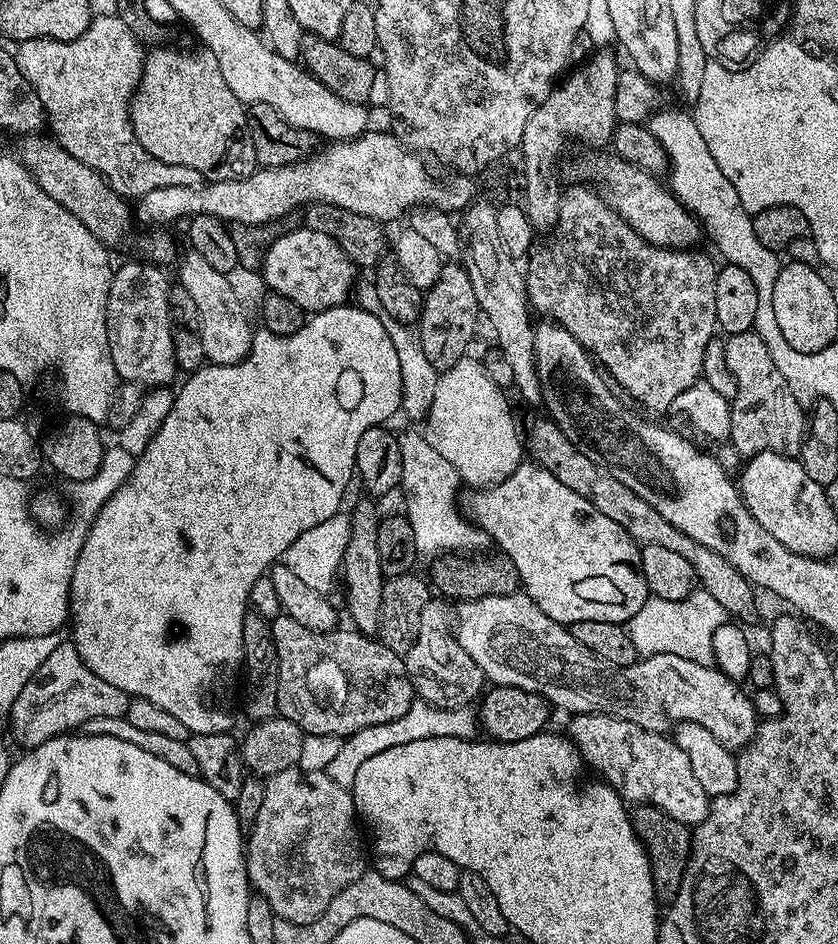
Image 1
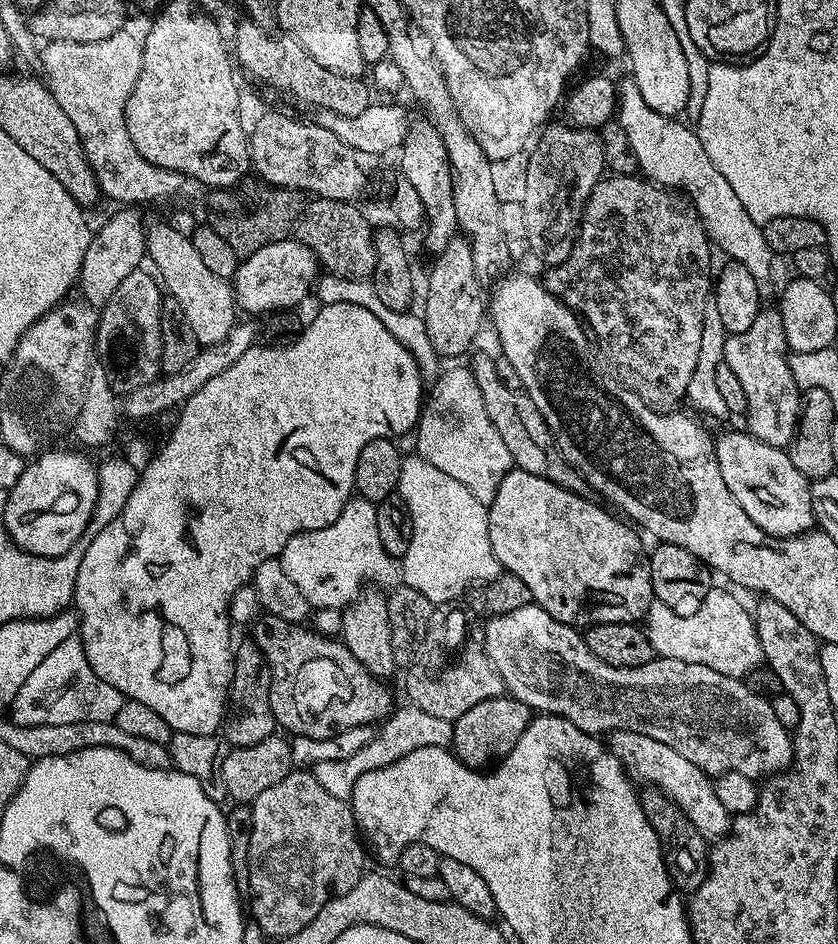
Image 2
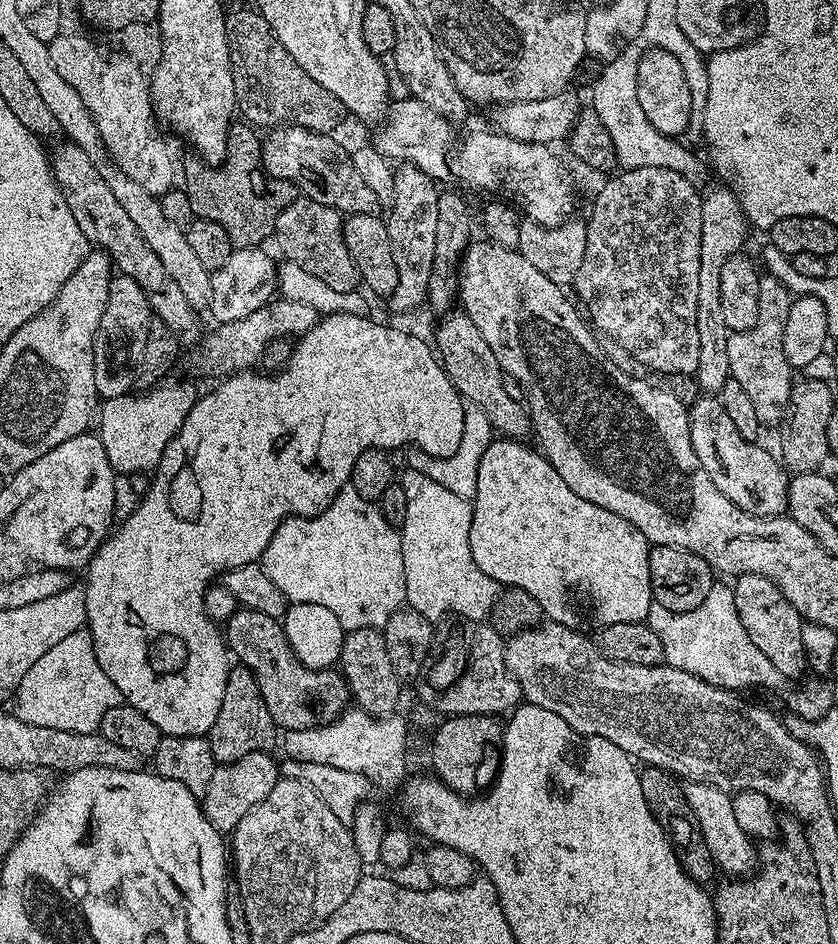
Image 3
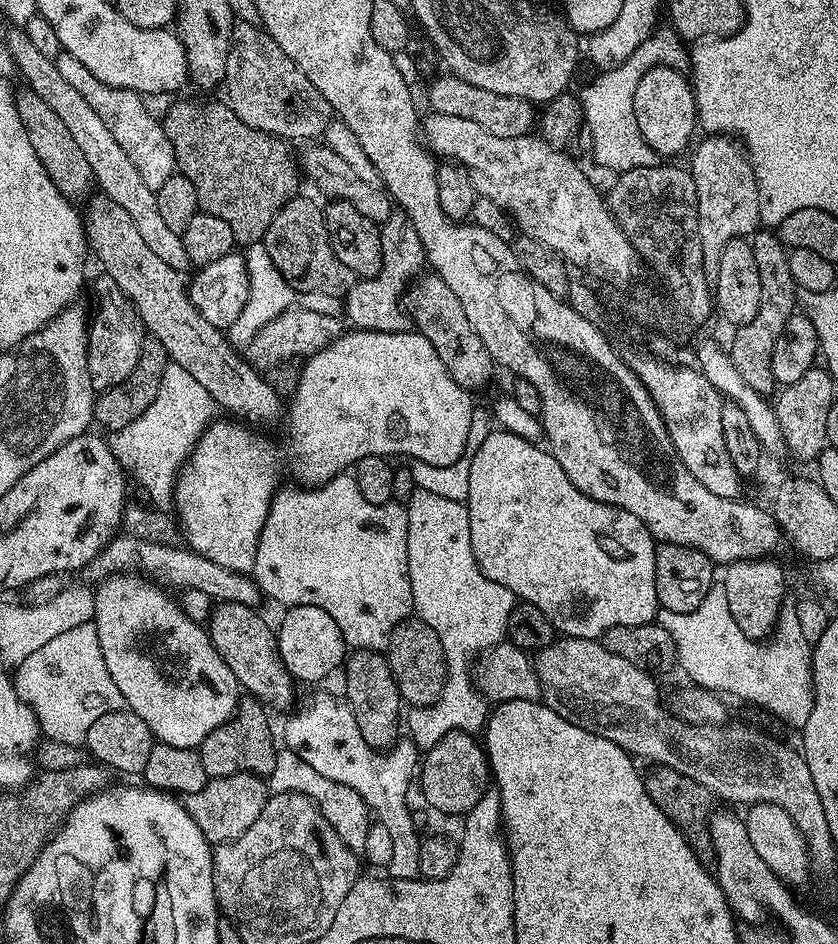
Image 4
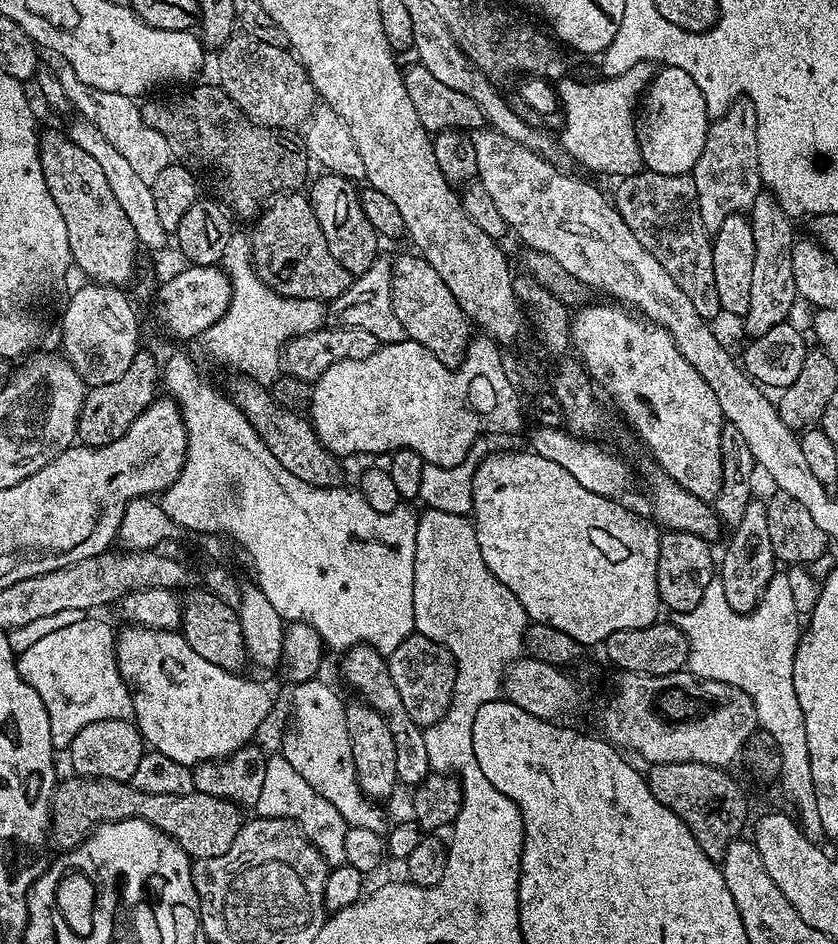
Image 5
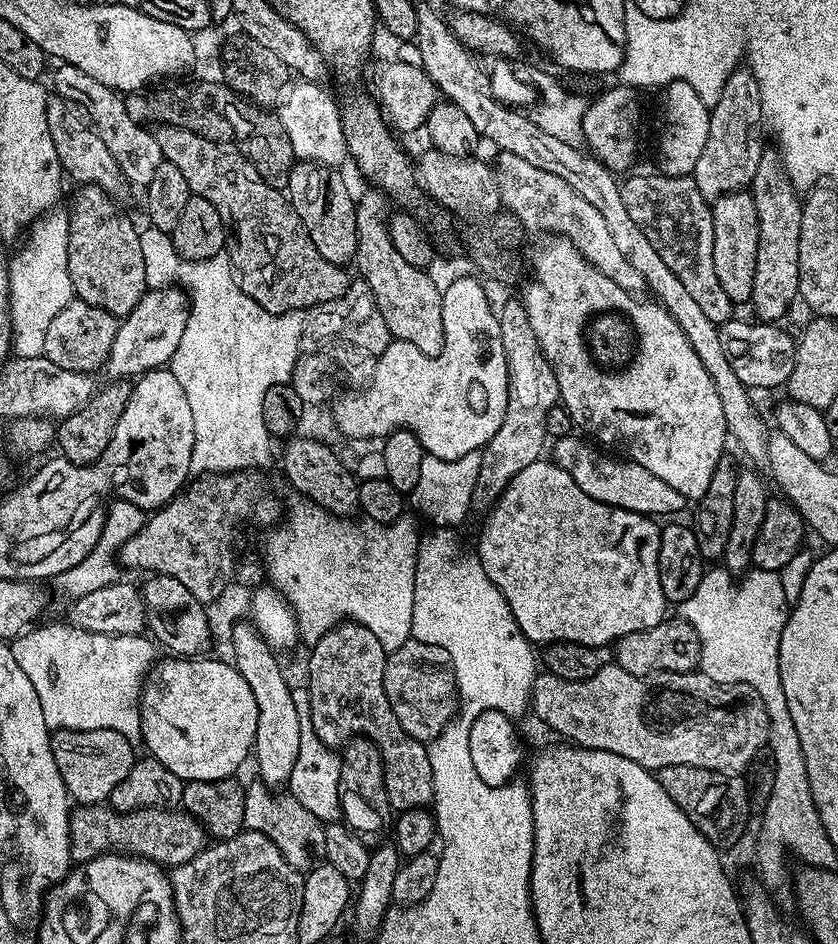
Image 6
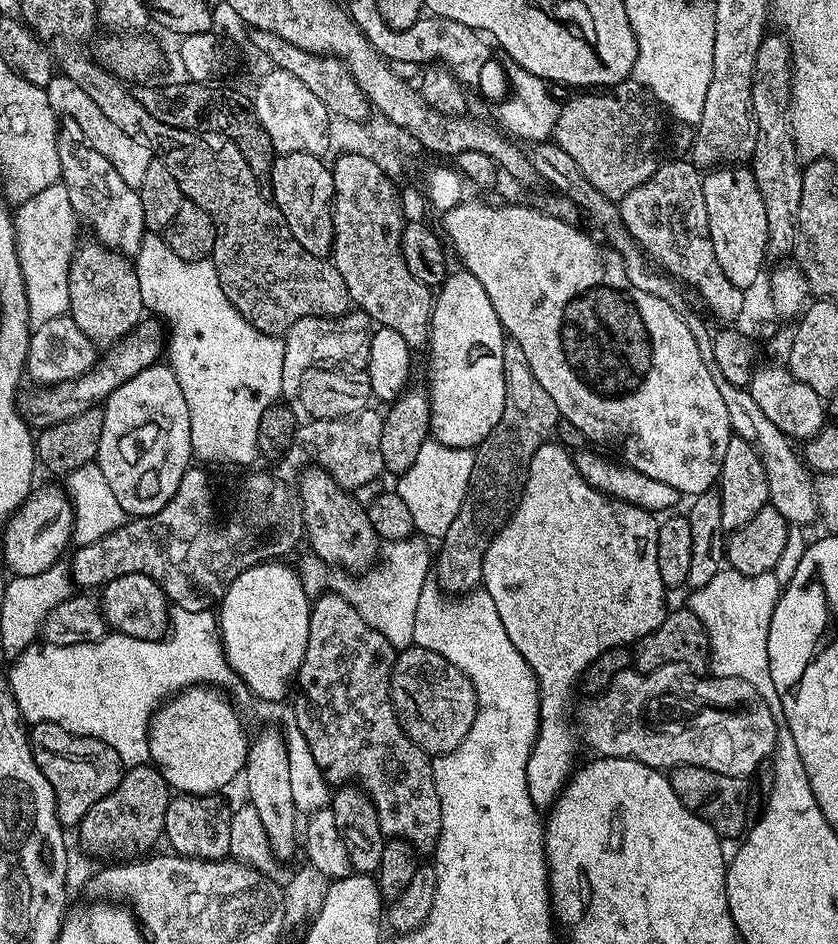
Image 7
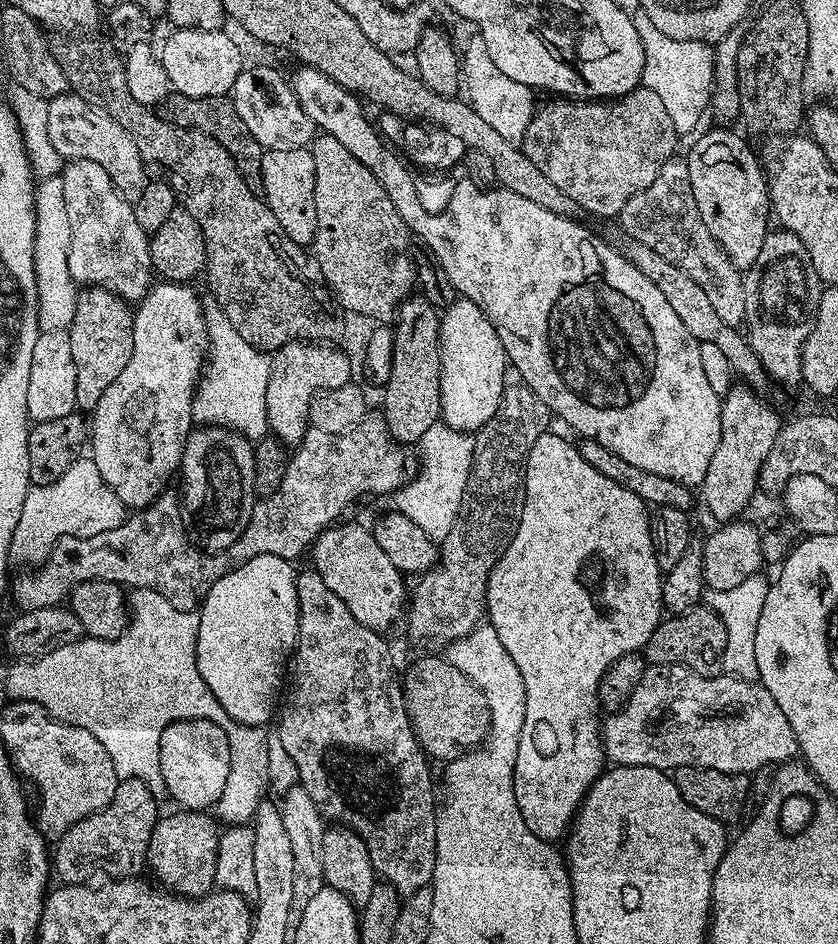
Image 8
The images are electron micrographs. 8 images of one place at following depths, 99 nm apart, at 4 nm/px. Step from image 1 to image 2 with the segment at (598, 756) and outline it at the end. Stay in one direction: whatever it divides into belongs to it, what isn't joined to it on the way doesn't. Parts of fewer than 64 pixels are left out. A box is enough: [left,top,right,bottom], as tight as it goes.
[606,728,730,842]

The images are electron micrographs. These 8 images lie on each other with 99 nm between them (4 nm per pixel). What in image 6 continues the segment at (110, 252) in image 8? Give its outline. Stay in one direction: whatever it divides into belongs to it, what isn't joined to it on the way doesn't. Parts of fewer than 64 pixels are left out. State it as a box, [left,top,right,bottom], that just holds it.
[46,94,122,190]

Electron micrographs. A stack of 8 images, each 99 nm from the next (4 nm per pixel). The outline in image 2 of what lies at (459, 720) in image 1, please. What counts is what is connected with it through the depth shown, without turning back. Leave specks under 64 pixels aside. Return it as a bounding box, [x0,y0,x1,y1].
[311,702,452,801]

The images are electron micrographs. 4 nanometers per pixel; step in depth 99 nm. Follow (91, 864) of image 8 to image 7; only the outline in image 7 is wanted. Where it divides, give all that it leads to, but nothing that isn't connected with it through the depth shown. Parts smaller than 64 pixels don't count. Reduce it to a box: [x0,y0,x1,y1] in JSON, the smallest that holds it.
[78,763,173,862]

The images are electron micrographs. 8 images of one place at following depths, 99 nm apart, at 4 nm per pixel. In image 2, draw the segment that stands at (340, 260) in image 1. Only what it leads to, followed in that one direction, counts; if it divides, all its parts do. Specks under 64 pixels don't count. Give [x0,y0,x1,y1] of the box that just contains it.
[234,238,318,314]

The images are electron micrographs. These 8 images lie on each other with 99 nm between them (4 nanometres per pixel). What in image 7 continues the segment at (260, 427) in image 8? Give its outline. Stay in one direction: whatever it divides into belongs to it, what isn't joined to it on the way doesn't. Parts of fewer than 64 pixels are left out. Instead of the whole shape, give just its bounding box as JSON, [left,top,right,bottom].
[134,234,284,464]

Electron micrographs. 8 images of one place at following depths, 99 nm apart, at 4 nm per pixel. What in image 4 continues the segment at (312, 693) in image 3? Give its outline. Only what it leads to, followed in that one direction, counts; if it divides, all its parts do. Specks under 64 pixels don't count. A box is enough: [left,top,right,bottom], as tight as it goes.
[206,602,297,709]

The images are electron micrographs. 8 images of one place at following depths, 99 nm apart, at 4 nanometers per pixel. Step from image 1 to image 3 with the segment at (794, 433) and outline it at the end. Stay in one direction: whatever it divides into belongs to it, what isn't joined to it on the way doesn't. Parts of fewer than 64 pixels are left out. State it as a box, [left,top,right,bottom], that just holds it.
[726,274,794,425]

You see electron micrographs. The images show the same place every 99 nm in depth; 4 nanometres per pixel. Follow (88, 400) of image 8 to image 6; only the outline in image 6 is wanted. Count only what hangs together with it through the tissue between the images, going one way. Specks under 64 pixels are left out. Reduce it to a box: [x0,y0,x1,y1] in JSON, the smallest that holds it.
[68,184,150,318]

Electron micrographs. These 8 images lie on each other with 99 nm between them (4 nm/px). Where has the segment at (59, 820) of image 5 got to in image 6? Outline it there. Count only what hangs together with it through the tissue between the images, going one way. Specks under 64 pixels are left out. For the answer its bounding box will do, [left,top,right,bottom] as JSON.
[68,803,206,866]

